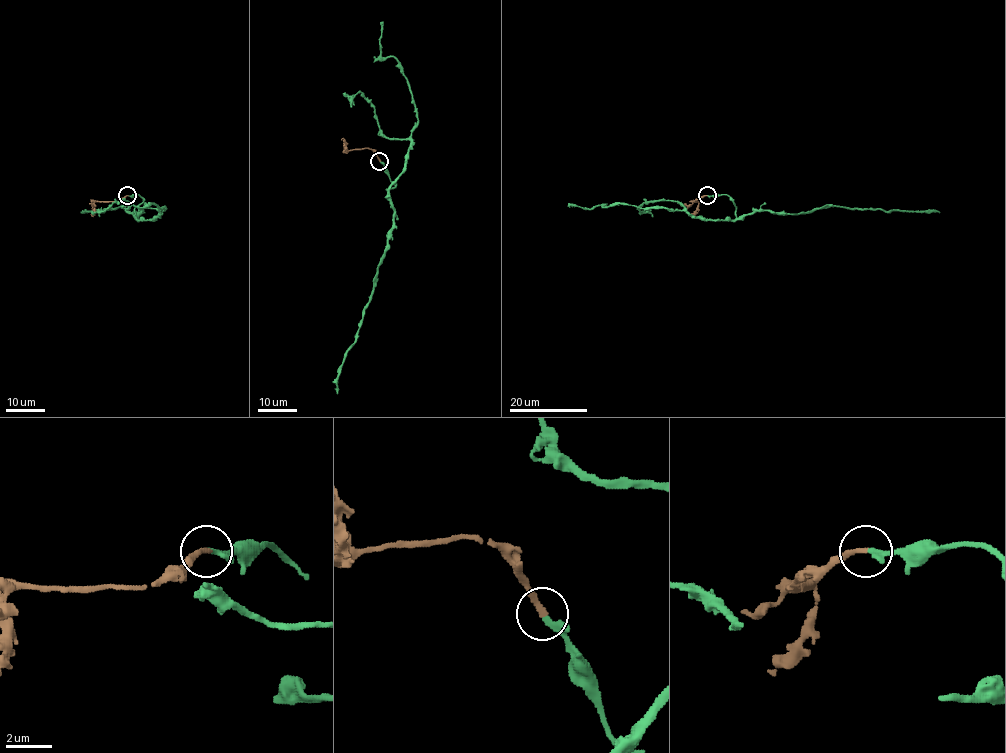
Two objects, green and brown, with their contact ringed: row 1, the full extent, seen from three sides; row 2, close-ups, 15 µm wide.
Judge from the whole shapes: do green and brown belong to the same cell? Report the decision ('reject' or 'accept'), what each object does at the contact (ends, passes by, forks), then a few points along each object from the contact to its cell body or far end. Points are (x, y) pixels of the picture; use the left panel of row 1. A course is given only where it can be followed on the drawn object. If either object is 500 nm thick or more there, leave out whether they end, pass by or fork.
accept | green passes by | brown ends | green via (127, 195), (138, 194), (143, 199), (135, 208), (136, 218), (142, 211), (134, 214), (123, 206), (85, 213) | brown via (127, 195), (119, 201), (96, 201), (91, 216)

